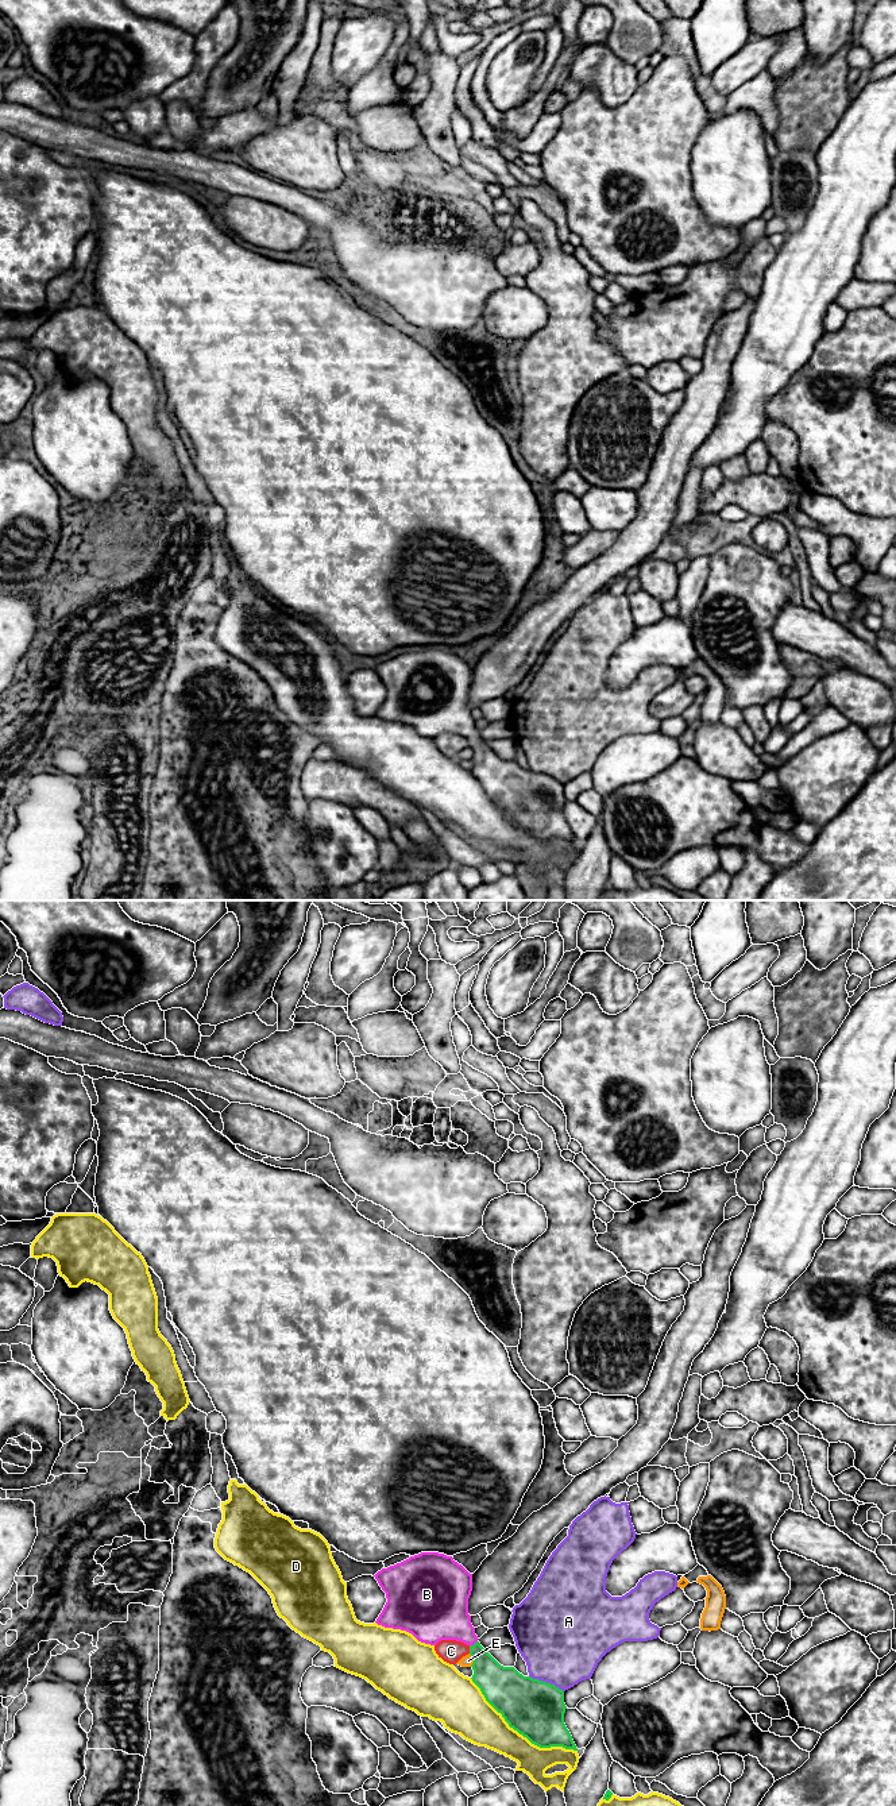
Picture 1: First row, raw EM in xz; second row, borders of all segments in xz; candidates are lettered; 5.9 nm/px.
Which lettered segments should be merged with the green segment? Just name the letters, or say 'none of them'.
B

